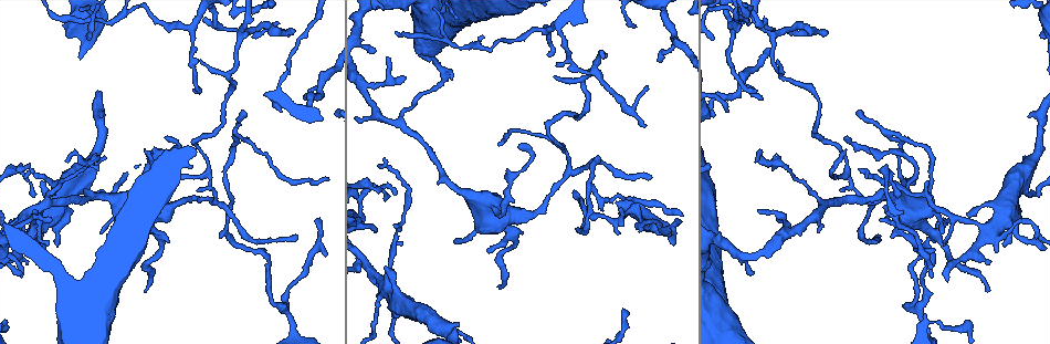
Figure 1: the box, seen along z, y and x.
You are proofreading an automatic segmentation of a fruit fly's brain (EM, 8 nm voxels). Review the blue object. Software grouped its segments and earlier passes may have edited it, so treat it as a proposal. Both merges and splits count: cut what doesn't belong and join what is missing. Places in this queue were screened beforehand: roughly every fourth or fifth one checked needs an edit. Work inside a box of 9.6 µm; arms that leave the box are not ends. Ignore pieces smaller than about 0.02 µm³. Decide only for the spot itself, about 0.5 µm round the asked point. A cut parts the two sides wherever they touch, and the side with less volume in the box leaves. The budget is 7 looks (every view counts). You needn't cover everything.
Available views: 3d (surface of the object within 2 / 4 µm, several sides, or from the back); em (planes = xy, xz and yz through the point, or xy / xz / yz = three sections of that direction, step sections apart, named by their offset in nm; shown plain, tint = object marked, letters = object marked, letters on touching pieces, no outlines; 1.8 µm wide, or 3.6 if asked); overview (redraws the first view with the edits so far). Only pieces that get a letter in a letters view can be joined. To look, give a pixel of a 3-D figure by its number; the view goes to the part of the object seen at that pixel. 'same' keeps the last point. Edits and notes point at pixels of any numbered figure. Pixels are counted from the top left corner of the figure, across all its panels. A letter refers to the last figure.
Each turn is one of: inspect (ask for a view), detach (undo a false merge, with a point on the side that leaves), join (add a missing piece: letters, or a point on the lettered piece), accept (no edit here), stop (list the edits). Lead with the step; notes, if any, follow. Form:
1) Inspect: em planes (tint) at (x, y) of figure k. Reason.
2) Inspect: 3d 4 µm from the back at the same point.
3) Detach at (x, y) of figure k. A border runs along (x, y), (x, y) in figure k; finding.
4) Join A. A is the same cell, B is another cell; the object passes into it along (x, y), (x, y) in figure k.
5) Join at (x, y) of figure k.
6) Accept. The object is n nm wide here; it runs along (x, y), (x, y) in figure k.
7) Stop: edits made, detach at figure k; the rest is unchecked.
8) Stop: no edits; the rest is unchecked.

Inspect: 3d 4 µm at (386, 196) of figure 1. Tapers out.

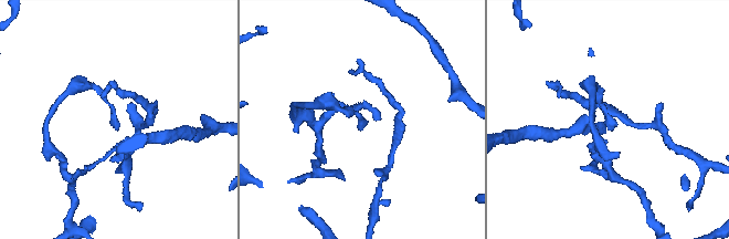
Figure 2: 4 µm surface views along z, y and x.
Inspect: em planes (tint) at (362, 125) of figure 2.

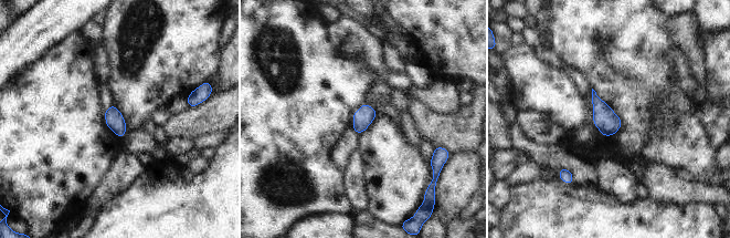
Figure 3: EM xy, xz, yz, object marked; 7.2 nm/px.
Inspect: em planes (letters) at the same point. What lies round it.

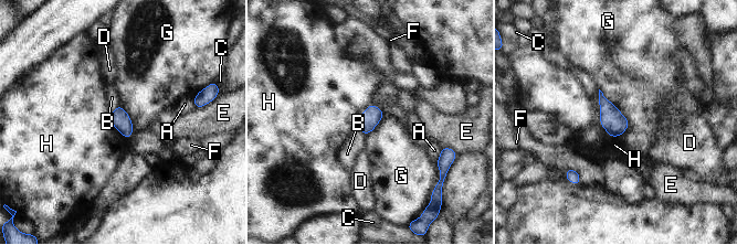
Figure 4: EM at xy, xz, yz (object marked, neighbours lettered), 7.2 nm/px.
Accept. The longest contact is with G, 380 nm; A, B, C, D, E, F, G and H are other cells; no lettered piece goes on from it.

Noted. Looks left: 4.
Inspect: em xz step 16 (tint) at (930, 276) of figure 1. Thin end.

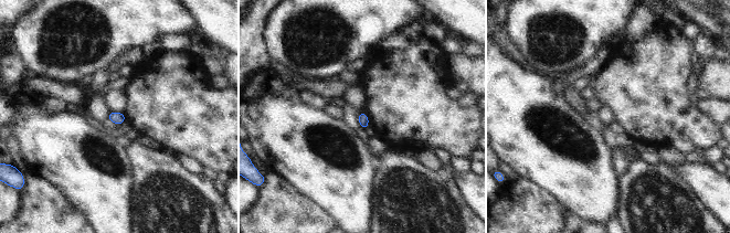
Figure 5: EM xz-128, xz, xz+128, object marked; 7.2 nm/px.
Inspect: em xz step 16 (letters) at the same point.

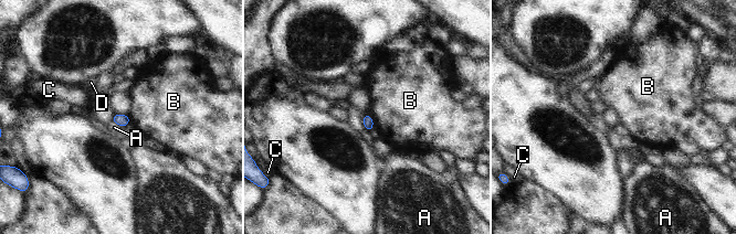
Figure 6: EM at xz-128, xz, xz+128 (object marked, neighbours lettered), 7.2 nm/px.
Accept. The object is 80 nm wide here; A, B, C and D are other cells; a border runs along (367, 114), (371, 118), (374, 126) in figure 6; none of them fits.

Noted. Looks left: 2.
Inspect: em xz step 4 (tint) at (288, 315) of figure 1. Sudden change in width.

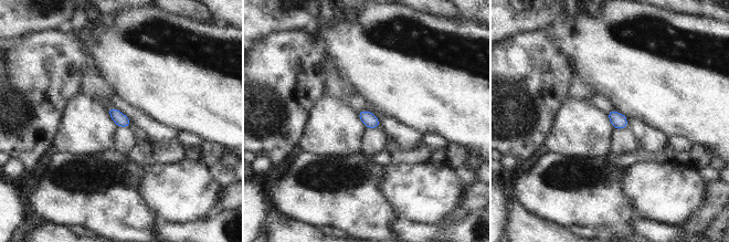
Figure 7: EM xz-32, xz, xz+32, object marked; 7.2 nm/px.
Inspect: em planes (letters) at the same point.

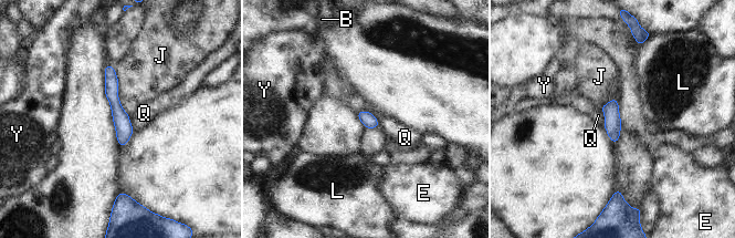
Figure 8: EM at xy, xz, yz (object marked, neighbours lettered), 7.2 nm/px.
Accept. The object is 110 nm wide here; B, E, J, L, Q and Y are other cells; it runs along (108, 68), (122, 143) in figure 8; all the same neuron.

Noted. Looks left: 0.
Stop: no edits; the rest is unchecked.

